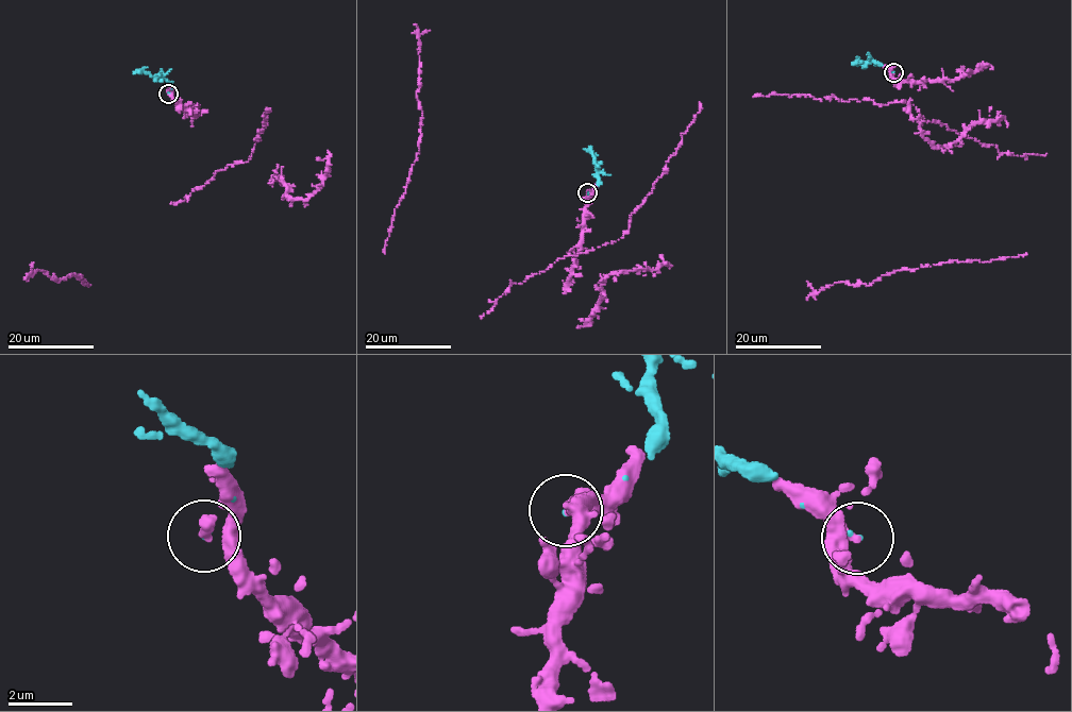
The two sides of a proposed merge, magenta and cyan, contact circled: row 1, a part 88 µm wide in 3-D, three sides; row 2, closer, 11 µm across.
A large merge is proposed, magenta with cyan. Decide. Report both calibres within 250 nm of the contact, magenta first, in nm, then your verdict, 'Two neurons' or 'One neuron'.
Thickness 360 nm (magenta) against 90 nm. One neuron

